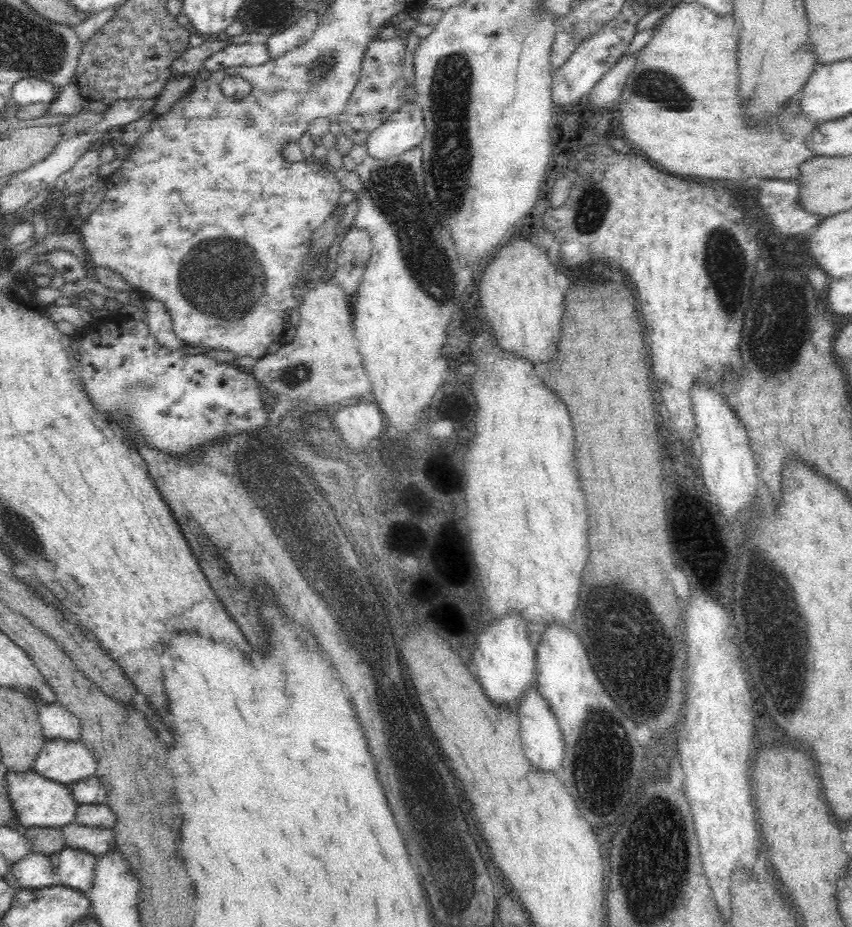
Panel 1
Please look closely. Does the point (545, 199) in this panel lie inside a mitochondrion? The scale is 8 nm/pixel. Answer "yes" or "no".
no

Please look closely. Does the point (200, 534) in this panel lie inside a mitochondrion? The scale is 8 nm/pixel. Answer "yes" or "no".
yes

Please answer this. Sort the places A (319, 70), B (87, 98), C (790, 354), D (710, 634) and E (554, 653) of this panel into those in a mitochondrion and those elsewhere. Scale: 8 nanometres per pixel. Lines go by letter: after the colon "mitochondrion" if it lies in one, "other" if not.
A: mitochondrion
B: other
C: other
D: other
E: other

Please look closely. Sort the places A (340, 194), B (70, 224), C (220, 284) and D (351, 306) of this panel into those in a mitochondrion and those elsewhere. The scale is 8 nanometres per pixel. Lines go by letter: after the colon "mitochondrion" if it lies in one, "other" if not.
A: other
B: other
C: mitochondrion
D: other

